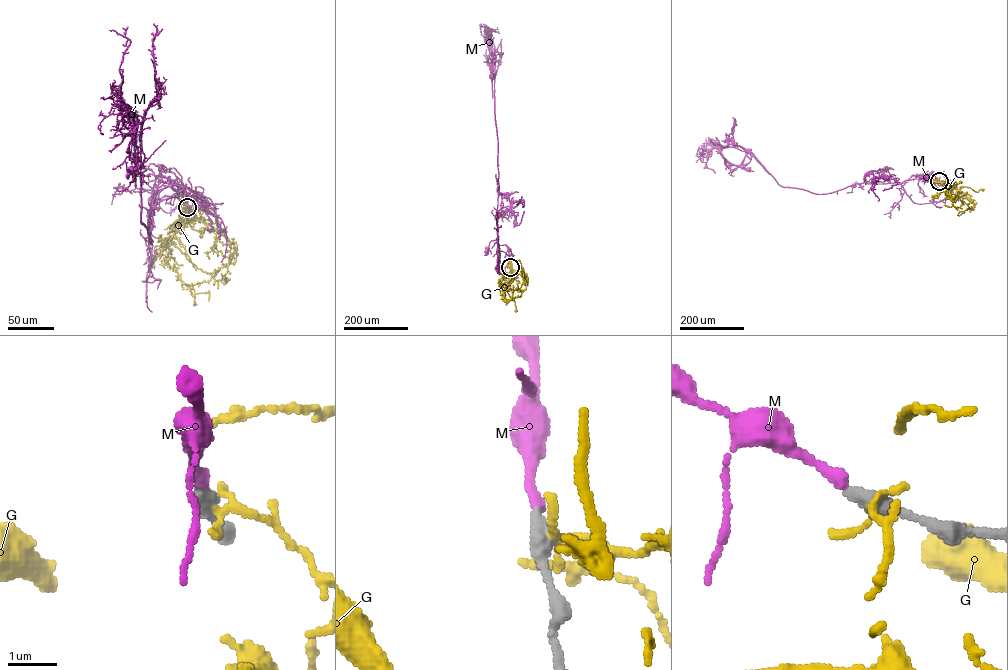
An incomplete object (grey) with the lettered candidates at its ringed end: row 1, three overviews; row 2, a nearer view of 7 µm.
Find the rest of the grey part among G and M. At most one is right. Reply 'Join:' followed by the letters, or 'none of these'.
Join: M

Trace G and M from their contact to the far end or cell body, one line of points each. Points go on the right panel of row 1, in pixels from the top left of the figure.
G: (939, 181), (956, 189), (965, 186), (977, 192), (982, 189)
M: (939, 181), (924, 174), (901, 182), (856, 183), (818, 194), (781, 186), (751, 149), (740, 165), (749, 168)

